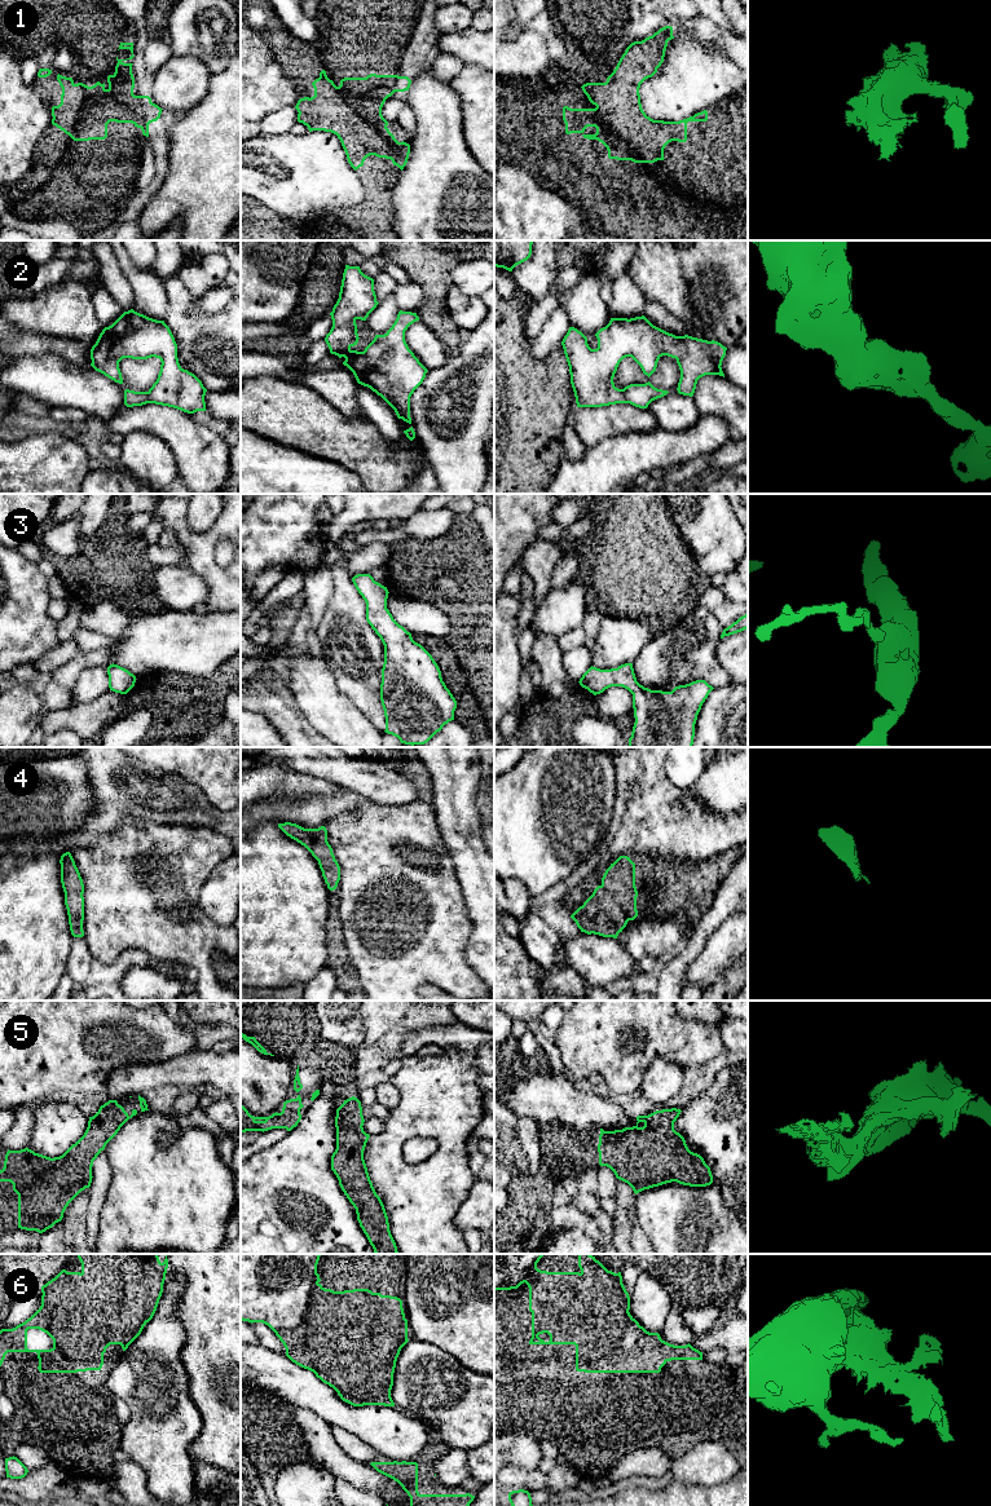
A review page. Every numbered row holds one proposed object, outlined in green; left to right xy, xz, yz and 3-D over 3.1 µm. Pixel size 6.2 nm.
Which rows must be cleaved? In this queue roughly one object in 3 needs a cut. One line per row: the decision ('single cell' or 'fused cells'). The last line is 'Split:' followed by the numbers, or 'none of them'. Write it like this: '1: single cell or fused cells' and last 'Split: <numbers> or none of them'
1: single cell
2: single cell
3: single cell
4: single cell
5: single cell
6: fused cells
Split: 6

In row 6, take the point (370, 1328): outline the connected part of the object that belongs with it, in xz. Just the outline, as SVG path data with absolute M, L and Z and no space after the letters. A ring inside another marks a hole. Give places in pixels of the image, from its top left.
M317 1275L313 1299L332 1300L332 1331L339 1348L348 1355L348 1384L335 1386L340 1399L353 1406L395 1406L391 1397L393 1373L401 1348L409 1342L402 1300L369 1289L334 1291L320 1284Z

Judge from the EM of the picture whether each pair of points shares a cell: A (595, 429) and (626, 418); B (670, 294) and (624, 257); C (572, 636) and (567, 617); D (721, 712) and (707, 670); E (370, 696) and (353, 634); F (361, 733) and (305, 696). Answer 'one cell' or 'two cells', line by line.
A: one cell
B: two cells
C: two cells
D: two cells
E: one cell
F: one cell

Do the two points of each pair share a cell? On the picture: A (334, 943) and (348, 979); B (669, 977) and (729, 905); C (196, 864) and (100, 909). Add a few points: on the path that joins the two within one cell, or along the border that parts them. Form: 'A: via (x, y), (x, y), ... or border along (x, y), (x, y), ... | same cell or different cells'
A: via (337, 952), (343, 970) | same cell
B: via (683, 959), (695, 946), (700, 931), (710, 921) | same cell
C: via (166, 848), (152, 840), (132, 853), (128, 879) | same cell

